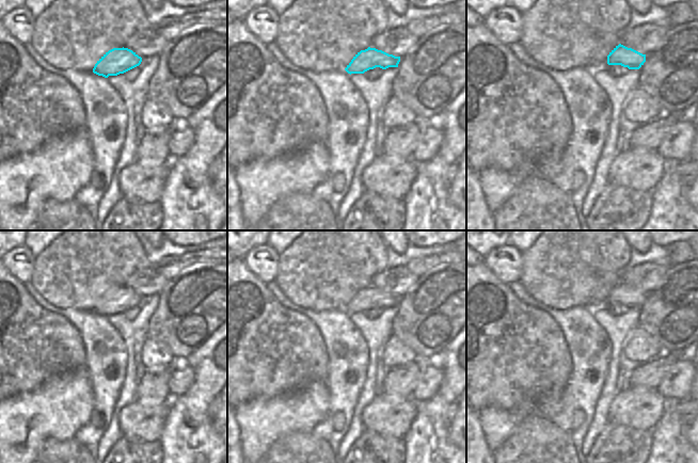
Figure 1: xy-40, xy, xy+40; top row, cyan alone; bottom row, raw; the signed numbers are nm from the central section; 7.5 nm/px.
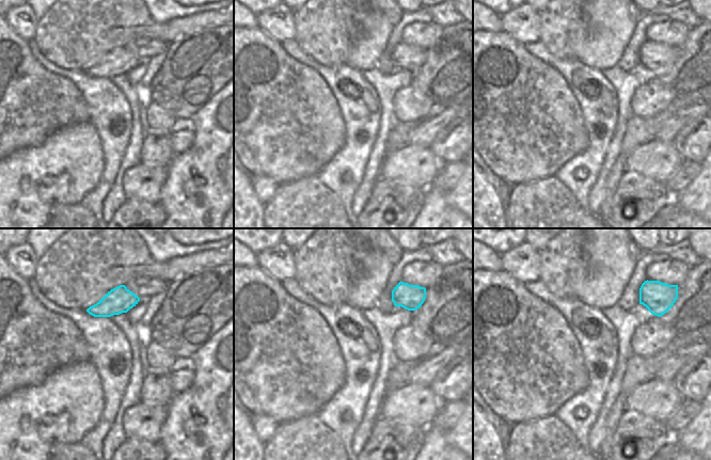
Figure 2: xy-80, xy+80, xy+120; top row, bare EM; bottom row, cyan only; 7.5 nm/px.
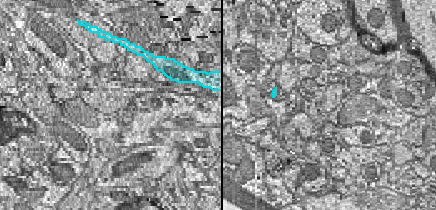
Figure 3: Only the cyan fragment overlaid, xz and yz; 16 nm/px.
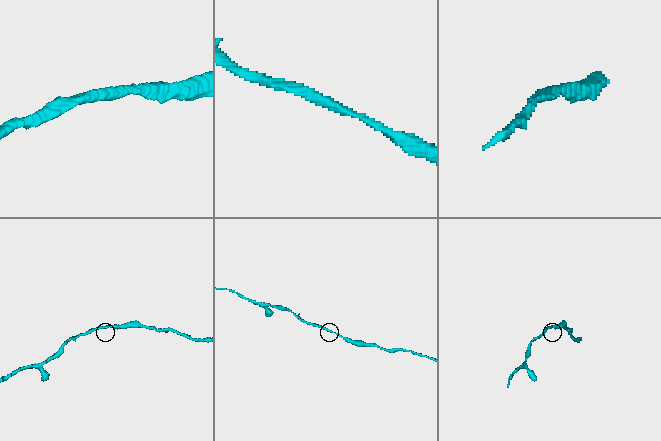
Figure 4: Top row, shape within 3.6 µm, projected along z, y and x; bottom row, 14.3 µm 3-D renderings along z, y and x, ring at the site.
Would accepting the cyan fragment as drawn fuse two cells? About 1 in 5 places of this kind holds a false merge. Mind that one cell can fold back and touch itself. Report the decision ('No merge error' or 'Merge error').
No merge error.

